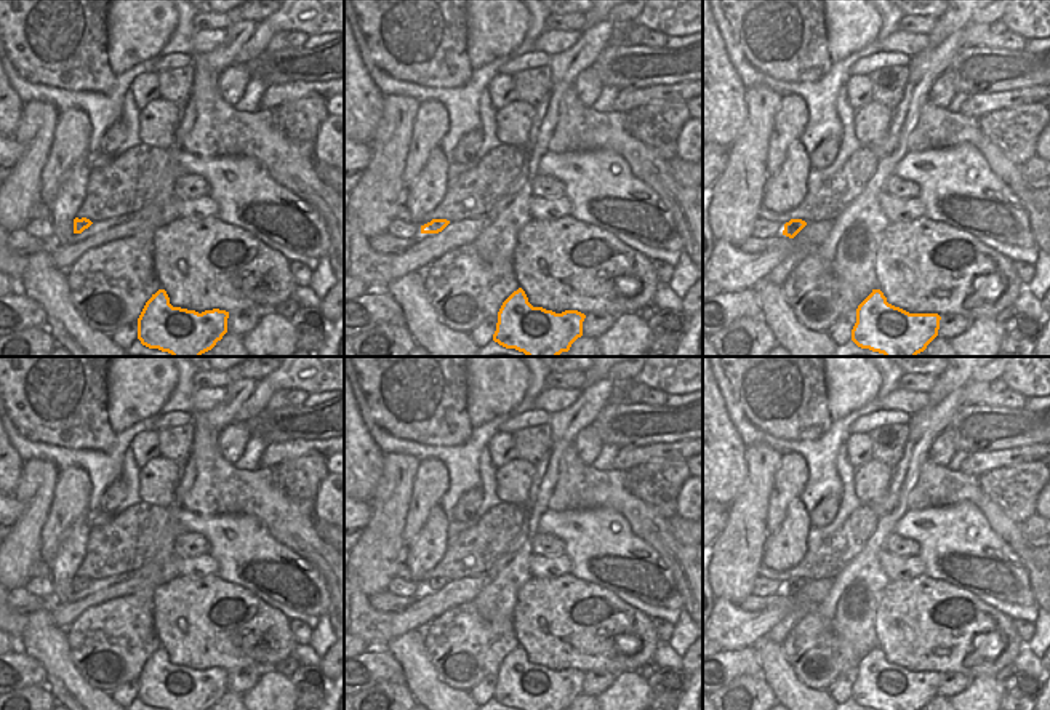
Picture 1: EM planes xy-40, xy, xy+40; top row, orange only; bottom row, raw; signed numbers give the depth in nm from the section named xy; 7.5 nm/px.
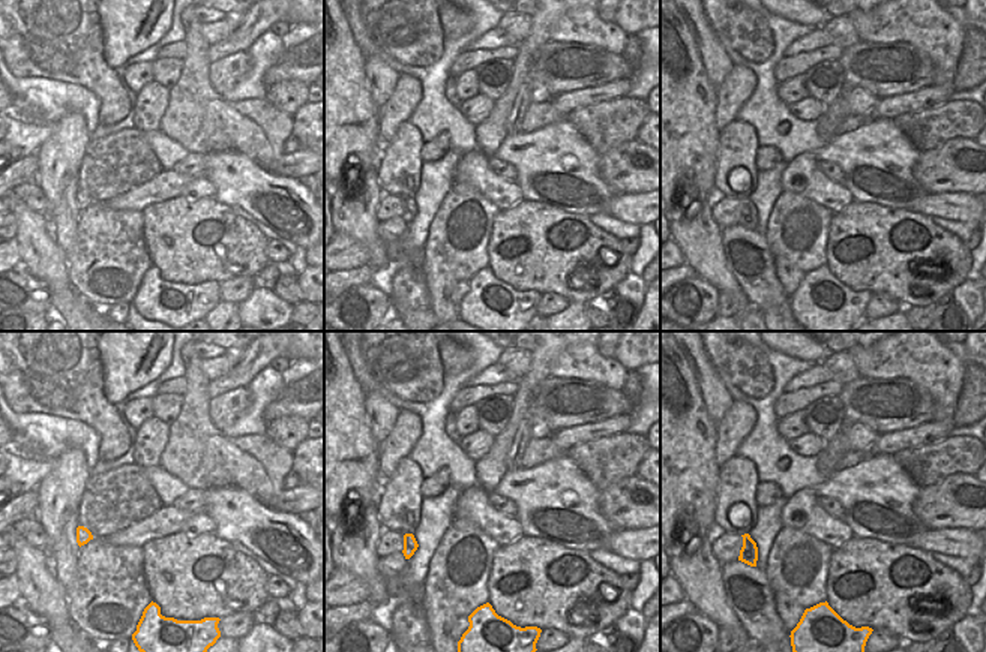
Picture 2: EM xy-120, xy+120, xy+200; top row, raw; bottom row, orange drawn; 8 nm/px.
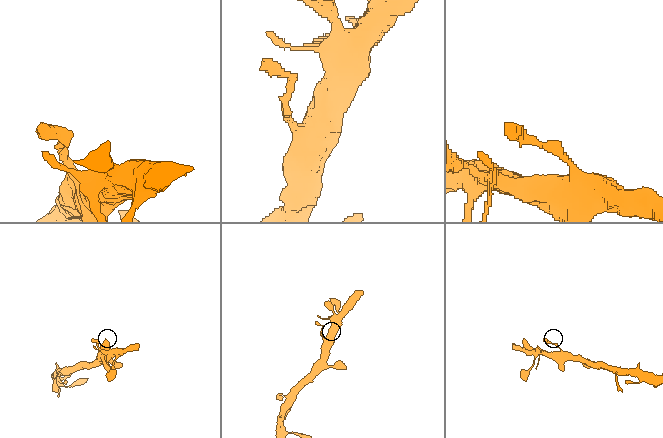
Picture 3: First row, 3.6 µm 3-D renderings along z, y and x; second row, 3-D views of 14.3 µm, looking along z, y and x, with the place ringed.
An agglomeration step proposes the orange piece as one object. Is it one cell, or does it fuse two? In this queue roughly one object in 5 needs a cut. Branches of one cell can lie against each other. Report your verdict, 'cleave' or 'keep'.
keep

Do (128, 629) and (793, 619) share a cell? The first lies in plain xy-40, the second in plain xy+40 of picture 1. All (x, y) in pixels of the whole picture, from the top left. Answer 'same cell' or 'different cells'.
different cells

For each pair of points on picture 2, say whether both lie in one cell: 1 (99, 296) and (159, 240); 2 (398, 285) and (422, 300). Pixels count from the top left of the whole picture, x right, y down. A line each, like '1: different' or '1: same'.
1: different
2: same

